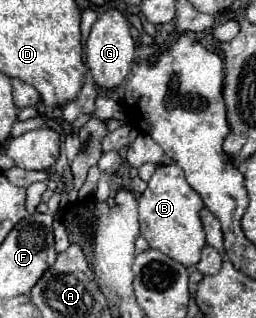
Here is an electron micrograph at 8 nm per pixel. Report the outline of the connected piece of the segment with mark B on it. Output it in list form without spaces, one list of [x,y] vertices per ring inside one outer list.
[[[159,164],[147,184],[147,190],[139,196],[141,236],[151,248],[179,260],[183,266],[195,266],[201,260],[201,250],[205,246],[205,232],[199,216],[201,208],[203,200],[187,184],[183,170],[177,164]]]

